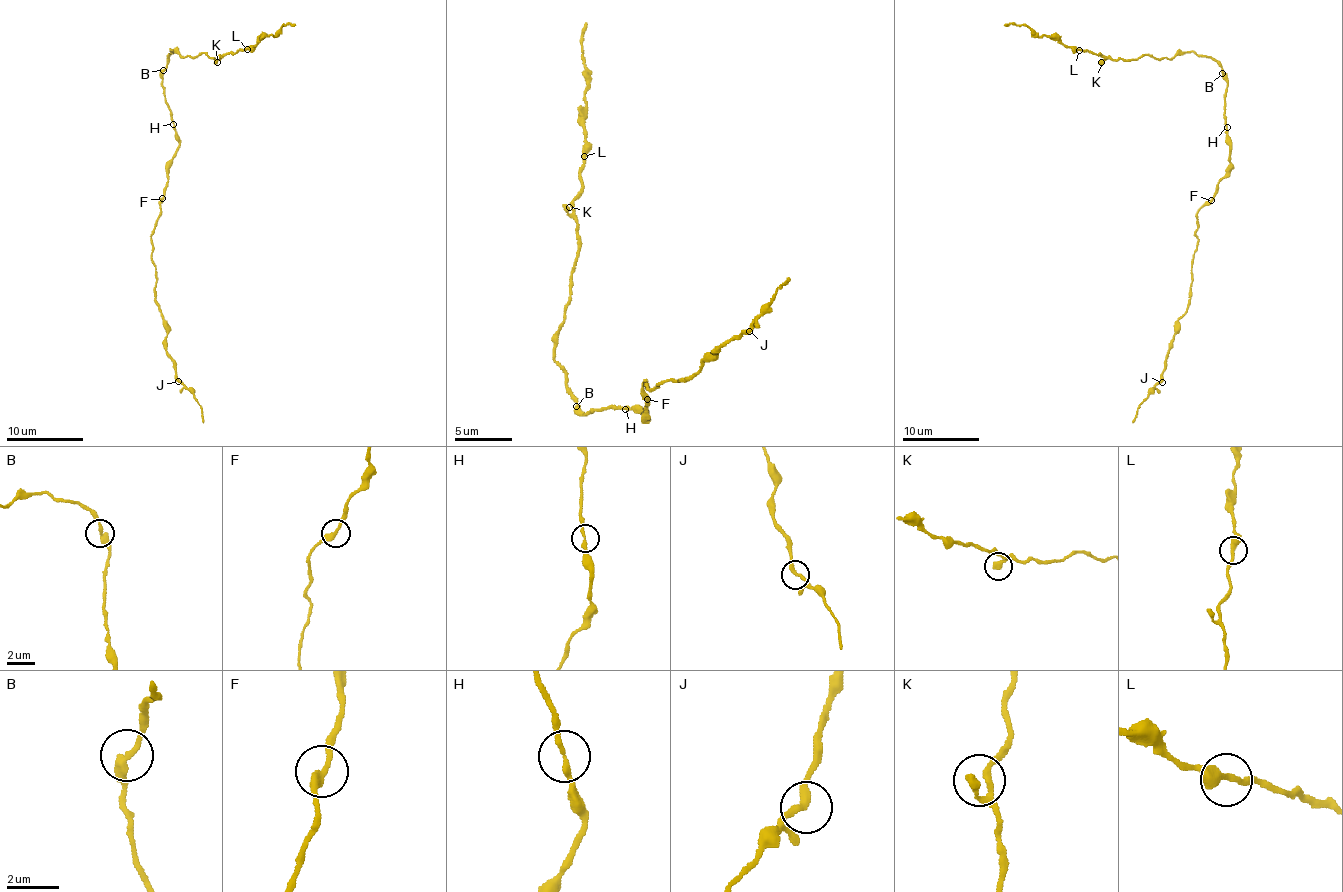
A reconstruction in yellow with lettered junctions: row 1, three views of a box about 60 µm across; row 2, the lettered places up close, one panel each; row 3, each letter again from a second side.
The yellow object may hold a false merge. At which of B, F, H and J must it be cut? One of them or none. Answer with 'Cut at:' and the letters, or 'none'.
Cut at: B

